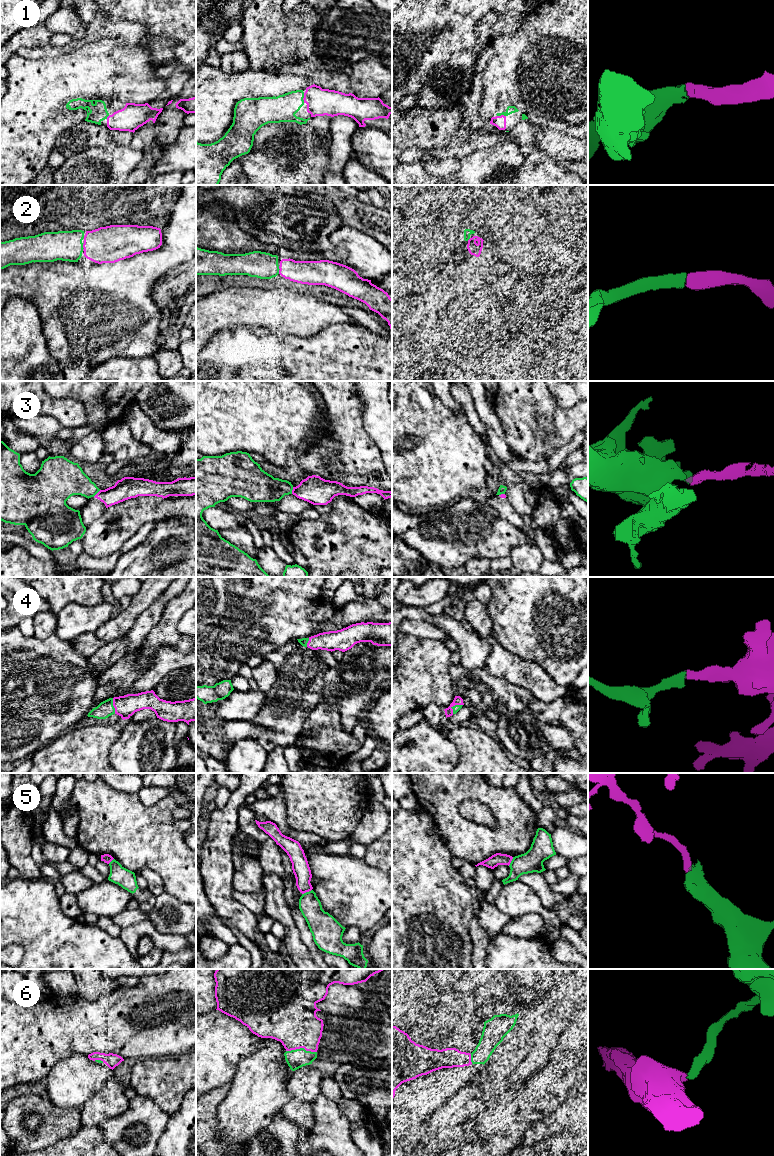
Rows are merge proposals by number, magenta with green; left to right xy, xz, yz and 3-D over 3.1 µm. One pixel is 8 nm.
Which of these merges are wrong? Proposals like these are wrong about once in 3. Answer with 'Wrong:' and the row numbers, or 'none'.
Wrong: 3, 5

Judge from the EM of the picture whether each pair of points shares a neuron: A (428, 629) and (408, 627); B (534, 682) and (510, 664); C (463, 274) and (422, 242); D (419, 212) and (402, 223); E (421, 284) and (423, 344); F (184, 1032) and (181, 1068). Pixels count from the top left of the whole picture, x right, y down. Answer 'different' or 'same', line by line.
A: same
B: same
C: different
D: different
E: different
F: different

